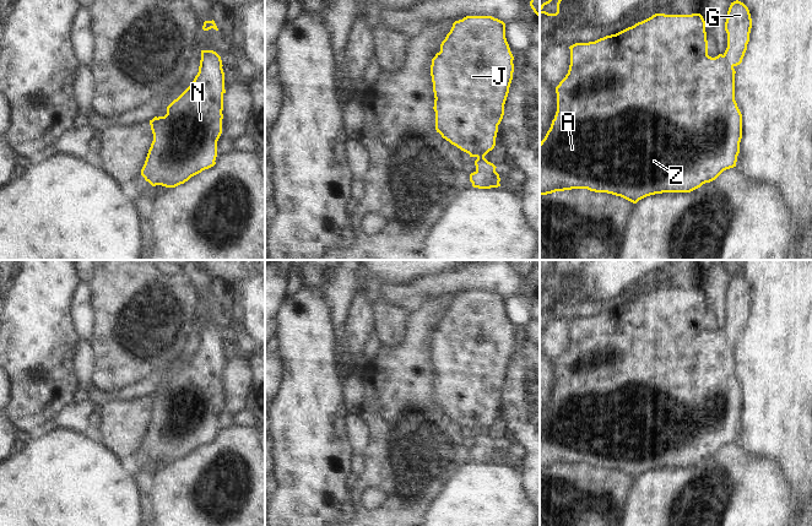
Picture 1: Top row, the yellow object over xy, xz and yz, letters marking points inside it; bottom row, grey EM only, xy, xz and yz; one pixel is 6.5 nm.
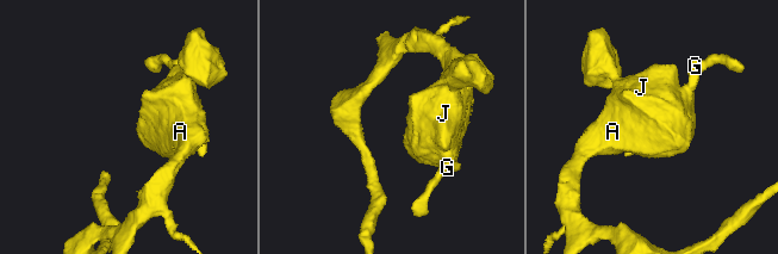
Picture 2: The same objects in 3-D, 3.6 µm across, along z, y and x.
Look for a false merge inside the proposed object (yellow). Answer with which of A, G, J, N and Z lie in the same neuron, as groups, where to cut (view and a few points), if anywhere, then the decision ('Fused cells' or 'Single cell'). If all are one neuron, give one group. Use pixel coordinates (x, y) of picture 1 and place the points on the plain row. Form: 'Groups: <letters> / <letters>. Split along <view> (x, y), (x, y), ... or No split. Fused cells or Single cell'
Groups: A G J N Z. No split. Single cell

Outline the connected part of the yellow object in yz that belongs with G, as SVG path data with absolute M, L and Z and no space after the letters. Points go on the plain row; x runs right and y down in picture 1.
M736 275L731 277L725 297L727 322L724 329L719 329L715 332L708 330L705 295L700 288L655 288L616 309L606 310L595 316L575 318L570 320L570 340L568 348L556 362L557 386L550 405L540 417L540 471L556 466L588 463L595 467L607 467L621 471L637 478L639 475L655 468L691 467L703 459L715 455L724 445L736 441L742 413L742 389L735 375L736 346L733 342L742 337L749 316L751 303L752 293L748 282L743 277Z

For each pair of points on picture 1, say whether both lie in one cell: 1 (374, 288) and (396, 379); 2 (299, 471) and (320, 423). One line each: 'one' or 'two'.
1: two
2: one

